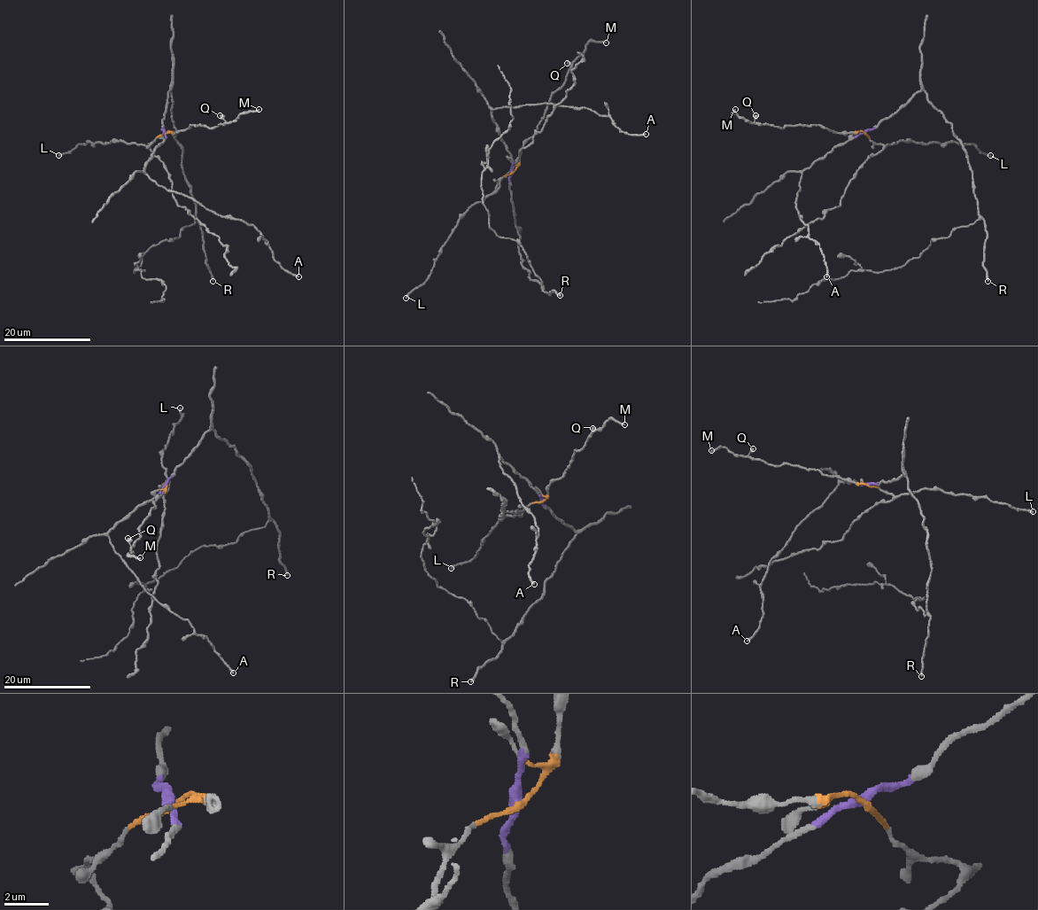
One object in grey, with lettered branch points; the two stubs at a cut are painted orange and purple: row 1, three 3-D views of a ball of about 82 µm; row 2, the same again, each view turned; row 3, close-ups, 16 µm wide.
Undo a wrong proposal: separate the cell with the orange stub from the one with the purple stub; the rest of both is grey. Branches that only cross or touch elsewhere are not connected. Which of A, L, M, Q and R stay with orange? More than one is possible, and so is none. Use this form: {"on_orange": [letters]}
{"on_orange": ["L", "M", "Q"]}

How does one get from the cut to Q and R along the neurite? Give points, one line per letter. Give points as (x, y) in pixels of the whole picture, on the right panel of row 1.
Q: (864, 132), (842, 132), (817, 125), (779, 128), (755, 121), (755, 115)
R: (864, 132), (924, 90), (951, 125), (972, 171), (978, 214), (987, 234), (984, 263), (987, 281)

